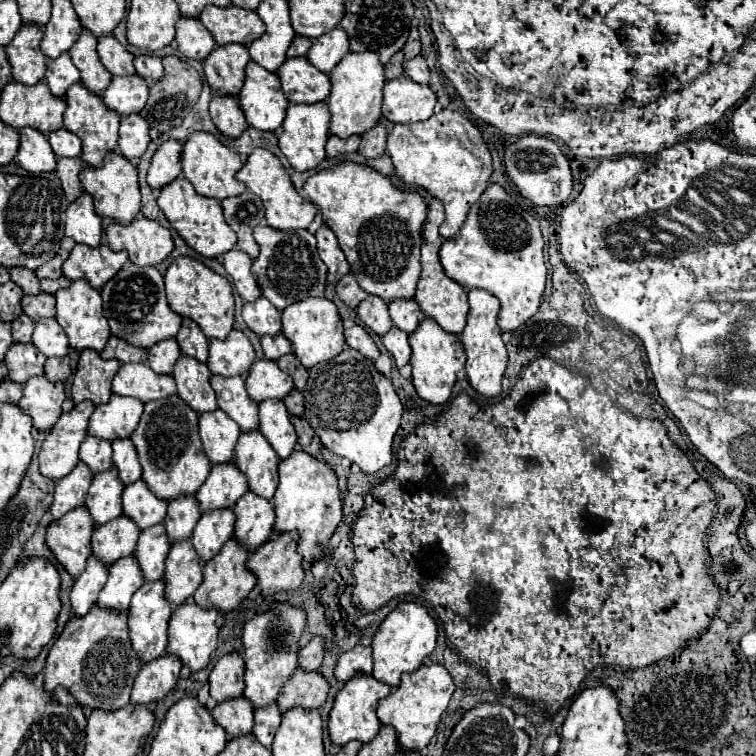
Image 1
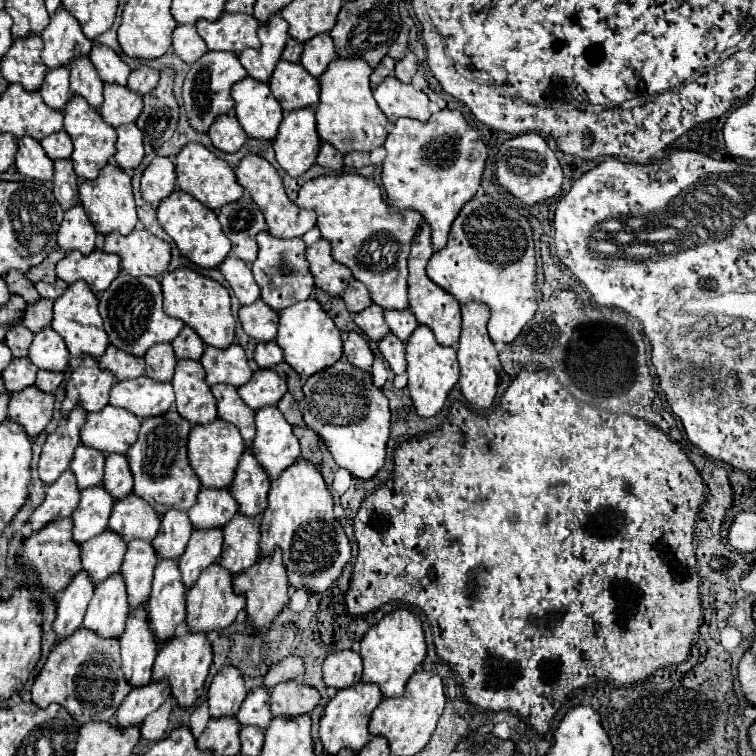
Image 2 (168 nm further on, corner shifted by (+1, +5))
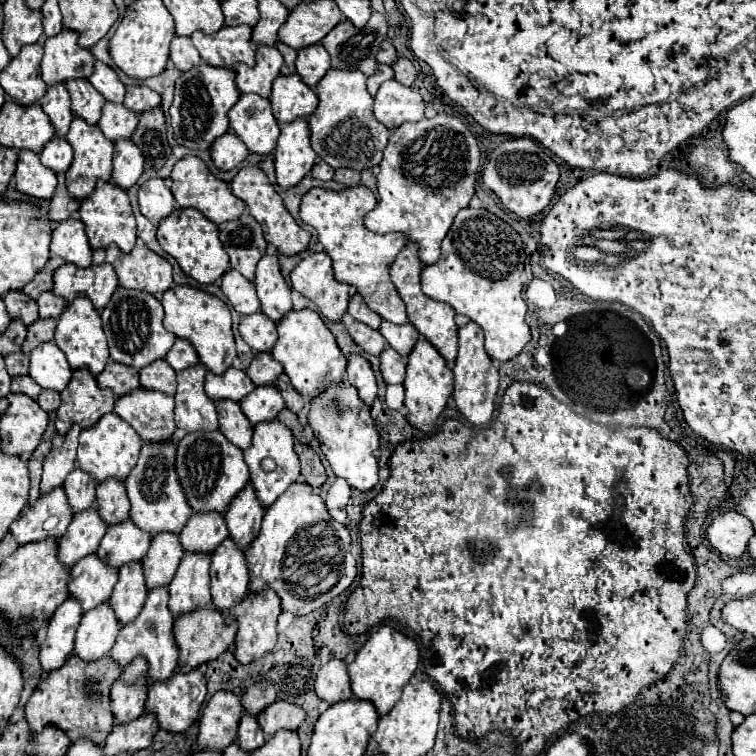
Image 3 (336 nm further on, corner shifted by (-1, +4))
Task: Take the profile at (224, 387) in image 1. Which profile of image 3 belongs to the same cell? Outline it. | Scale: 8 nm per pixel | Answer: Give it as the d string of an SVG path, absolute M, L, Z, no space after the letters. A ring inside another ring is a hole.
M217 401L217 413L219 413L219 431L227 437L227 441L245 451L251 445L253 427L247 421L247 417L243 417L239 403Z

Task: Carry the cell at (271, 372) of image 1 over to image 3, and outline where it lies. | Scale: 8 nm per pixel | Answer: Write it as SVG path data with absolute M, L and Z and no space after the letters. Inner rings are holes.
M267 385L255 387L255 391L249 393L249 397L245 397L245 401L241 401L239 405L249 423L259 425L263 421L273 421L277 413L285 407L285 401L273 385Z

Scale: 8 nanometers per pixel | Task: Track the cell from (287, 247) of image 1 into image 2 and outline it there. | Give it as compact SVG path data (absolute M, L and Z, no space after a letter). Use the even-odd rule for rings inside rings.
M259 232L257 236L257 244L259 244L259 256L257 260L251 264L255 282L261 288L261 300L265 300L265 304L269 304L275 312L299 302L299 300L307 300L315 288L313 276L311 276L311 268L307 268L307 246L303 242L303 238L275 238L269 232Z

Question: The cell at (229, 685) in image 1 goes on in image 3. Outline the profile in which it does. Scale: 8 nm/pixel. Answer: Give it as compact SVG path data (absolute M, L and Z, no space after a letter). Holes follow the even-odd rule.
M215 693L203 709L199 721L197 749L223 751L237 739L237 725L243 715L241 697L233 693Z

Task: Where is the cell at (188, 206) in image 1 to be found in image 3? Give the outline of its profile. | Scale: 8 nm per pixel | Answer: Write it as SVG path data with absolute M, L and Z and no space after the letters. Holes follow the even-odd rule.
M177 209L167 219L161 221L157 227L157 241L165 253L169 253L185 275L193 277L201 285L215 283L227 269L229 269L229 257L219 241L217 225L211 221L205 221L197 209Z

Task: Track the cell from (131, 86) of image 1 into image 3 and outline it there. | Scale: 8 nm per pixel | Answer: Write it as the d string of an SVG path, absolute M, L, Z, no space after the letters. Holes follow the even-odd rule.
M105 103L103 115L101 115L97 125L99 125L101 133L109 141L117 143L117 141L129 139L133 135L135 127L137 127L137 121L139 121L139 117L133 111L125 109L123 105L119 105L119 103Z

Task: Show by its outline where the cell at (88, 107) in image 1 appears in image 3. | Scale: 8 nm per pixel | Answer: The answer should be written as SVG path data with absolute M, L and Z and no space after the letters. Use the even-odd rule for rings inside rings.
M75 117L71 121L69 133L65 135L65 139L69 141L69 145L75 151L73 163L71 167L65 171L65 185L69 195L75 201L83 201L85 197L89 197L95 189L95 183L101 181L109 181L111 179L111 161L113 161L113 143L109 139L105 139L101 135L101 129L97 125L87 125L81 117Z

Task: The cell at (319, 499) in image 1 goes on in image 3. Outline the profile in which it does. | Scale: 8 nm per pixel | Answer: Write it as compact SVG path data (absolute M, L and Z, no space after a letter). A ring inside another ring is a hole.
M293 483L275 503L265 511L261 531L251 547L245 551L249 569L249 591L259 593L271 587L281 597L281 611L289 611L295 617L309 615L325 607L331 599L343 593L357 577L357 563L351 555L351 537L345 525L333 523L323 499L305 483Z

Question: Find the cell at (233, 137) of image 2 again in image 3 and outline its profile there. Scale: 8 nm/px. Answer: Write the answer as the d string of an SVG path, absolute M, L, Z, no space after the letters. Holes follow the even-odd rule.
M231 131L225 133L221 139L217 139L209 153L219 171L231 171L249 155L241 139L237 139L237 135L233 135Z

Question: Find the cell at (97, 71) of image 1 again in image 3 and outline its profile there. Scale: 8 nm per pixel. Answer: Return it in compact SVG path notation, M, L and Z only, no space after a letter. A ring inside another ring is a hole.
M67 81L65 83L69 95L71 95L71 109L77 117L85 119L89 125L97 125L101 117L101 109L105 105L105 99L89 81Z

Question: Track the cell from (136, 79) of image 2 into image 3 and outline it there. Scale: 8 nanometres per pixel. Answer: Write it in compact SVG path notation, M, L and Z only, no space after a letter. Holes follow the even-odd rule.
M145 85L127 87L127 95L125 95L123 105L127 109L131 109L133 113L145 113L145 111L155 109L157 105L161 105L161 97L153 89L149 89Z

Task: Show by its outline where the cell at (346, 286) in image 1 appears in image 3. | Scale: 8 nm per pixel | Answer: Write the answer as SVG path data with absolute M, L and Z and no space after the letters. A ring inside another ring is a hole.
M355 293L355 295L349 299L349 309L347 309L347 313L349 313L353 319L369 325L371 329L379 329L379 325L381 325L381 317L379 317L377 313L373 313L373 311L365 305L365 301L363 301L363 297L361 297L359 293Z

